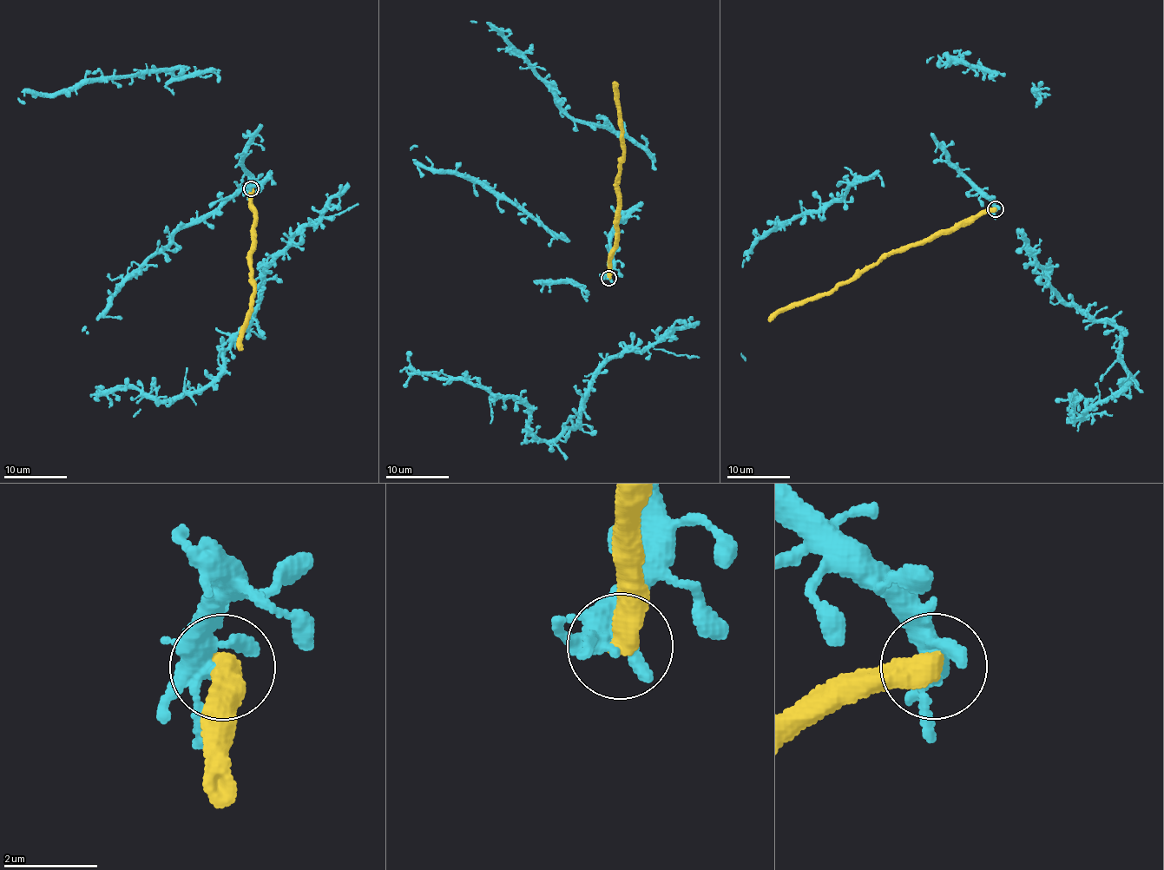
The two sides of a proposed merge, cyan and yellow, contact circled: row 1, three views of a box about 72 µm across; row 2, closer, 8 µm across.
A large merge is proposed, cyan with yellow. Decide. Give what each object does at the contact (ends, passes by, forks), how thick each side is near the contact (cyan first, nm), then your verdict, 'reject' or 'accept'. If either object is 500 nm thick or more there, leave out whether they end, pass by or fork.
calibres 320 and 550 nm; reject

